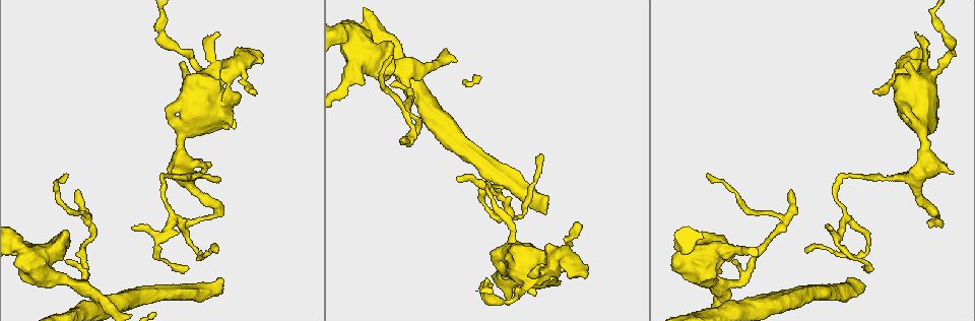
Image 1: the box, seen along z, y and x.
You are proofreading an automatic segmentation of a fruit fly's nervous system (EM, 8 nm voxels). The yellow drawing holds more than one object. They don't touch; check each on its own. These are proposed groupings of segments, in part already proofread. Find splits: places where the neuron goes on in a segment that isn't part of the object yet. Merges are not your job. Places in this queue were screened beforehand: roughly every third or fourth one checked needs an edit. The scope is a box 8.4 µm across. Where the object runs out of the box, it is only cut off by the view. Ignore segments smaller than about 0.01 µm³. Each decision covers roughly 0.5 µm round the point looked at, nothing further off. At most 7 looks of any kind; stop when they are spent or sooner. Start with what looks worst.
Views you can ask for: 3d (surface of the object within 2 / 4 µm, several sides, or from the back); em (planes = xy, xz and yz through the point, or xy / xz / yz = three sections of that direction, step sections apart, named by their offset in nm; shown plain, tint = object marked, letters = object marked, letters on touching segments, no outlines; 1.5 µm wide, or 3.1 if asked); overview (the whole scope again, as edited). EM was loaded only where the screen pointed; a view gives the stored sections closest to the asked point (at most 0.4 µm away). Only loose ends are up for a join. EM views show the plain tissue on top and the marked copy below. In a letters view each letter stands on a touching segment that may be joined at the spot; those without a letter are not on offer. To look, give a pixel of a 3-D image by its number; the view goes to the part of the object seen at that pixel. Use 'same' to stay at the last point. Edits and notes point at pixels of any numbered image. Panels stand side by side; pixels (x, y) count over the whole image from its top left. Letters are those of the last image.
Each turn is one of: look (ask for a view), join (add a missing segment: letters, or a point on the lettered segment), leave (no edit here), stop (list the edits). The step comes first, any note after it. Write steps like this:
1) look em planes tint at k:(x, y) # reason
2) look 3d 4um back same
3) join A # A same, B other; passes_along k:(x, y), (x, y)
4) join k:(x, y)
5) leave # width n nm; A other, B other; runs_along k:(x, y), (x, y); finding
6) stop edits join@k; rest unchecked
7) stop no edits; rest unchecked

look em planes letters at 1:(910, 118) # stops while still wide

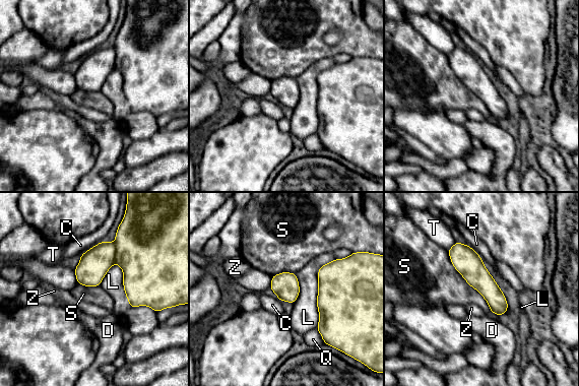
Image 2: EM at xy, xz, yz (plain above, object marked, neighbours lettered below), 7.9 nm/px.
leave # longest_contact S 600 nm; C other, D other, L other, Q other, S other, T other, Z other; runs_along 2:(82, 257), (118, 257), (150, 302); none of them fits

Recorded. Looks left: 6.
look 3d 2um at 1:(261, 55) # an open end

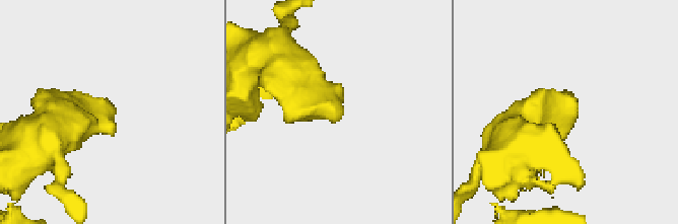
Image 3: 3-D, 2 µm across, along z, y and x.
look em planes letters at 3:(570, 111) # need the tissue

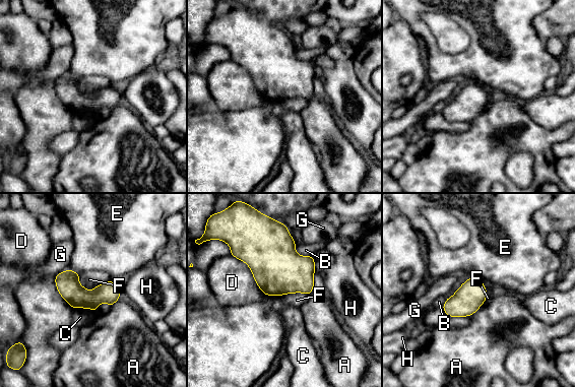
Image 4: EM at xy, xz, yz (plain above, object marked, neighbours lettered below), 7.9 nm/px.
leave # A other, B other, C other, D other, E other, F other, G other, H other; none of them fits

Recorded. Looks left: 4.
look 3d 2um at 1:(389, 43) # thick end

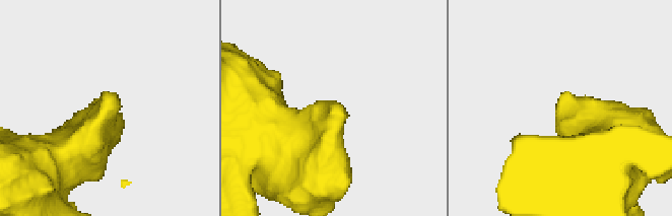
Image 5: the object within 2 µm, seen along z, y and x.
look em planes letters at 5:(108, 93) # now the EM

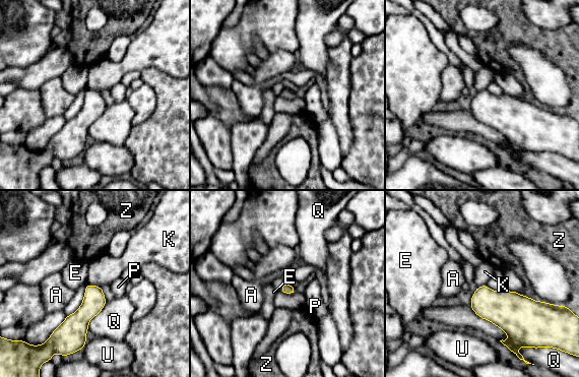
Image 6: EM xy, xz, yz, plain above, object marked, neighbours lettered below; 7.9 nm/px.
leave # A other, E other, K other, P other, Q other, U other, Z other; border 6:(87, 283), (102, 288); no lettered segment goes on from it

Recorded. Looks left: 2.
stop no edits; rest unchecked

